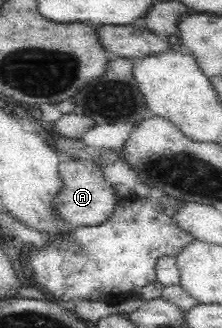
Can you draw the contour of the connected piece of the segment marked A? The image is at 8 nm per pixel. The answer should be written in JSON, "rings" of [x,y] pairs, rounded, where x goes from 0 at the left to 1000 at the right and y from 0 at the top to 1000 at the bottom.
{"rings":[[[297,479],[257,521],[279,549],[279,576],[266,576],[234,607],[239,643],[315,692],[365,695],[477,674],[545,610],[495,561],[468,549],[450,509],[405,491]]]}

